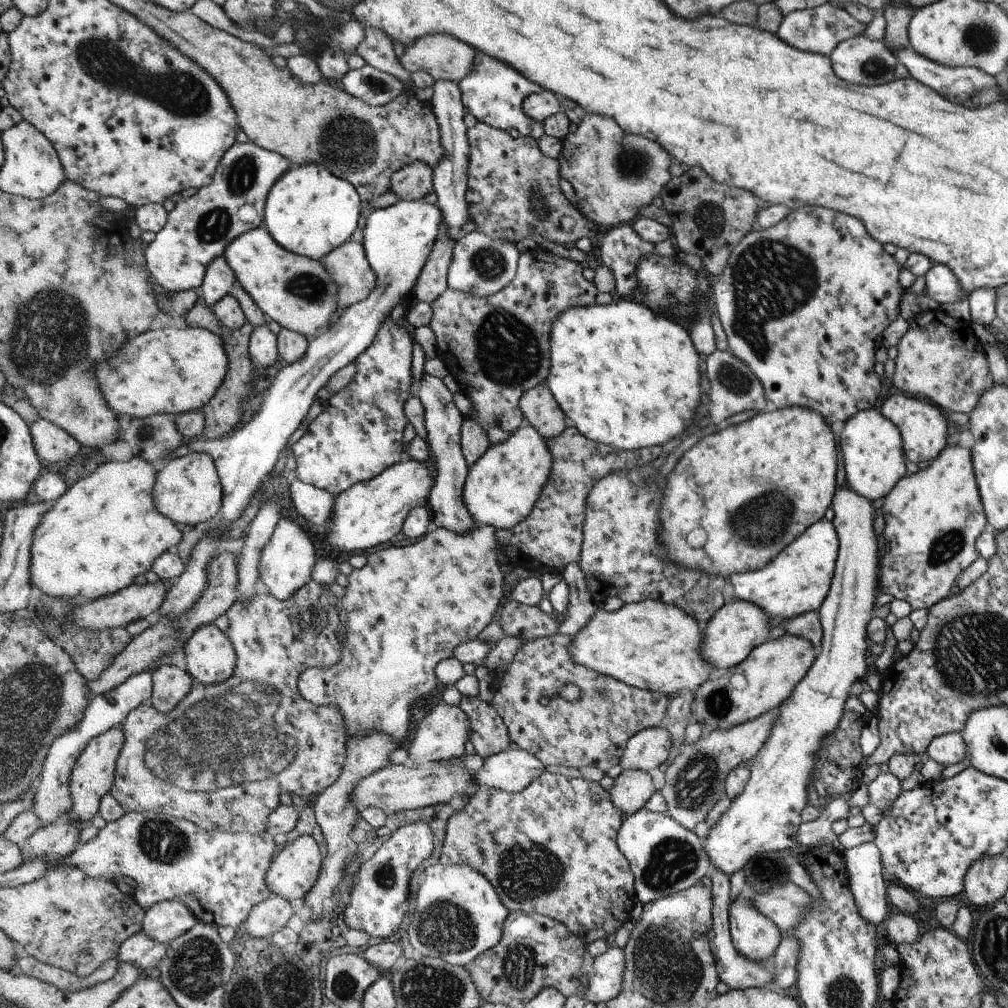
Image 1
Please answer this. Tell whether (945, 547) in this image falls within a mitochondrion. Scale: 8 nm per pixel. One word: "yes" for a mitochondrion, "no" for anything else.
yes

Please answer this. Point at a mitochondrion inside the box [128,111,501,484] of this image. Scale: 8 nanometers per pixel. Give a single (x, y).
(348, 144)

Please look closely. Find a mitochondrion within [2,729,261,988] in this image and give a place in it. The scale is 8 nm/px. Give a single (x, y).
(161, 841)

